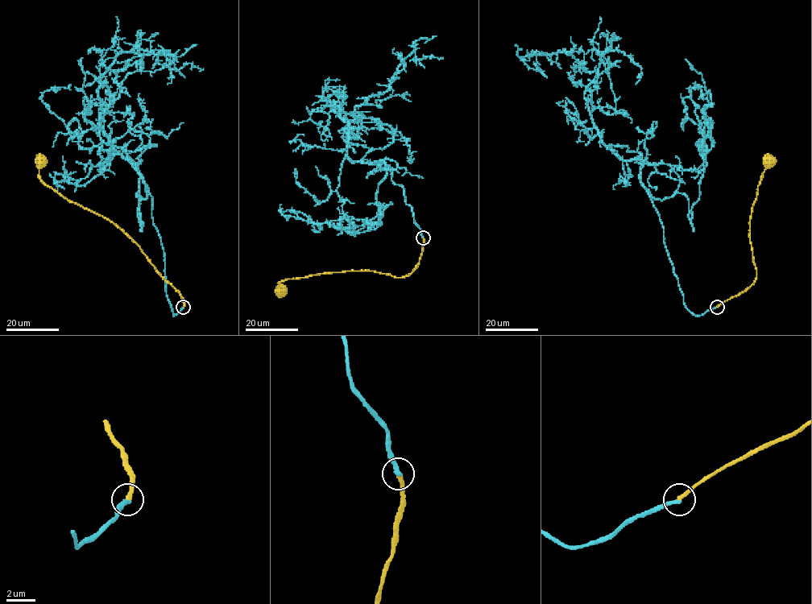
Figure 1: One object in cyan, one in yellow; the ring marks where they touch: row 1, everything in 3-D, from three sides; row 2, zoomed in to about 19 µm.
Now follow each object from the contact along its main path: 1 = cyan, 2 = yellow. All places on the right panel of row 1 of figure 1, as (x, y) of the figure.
1: (717, 307), (686, 308), (640, 154), (622, 160), (594, 126), (598, 72), (569, 53), (524, 58), (538, 71)
2: (717, 307), (745, 291), (756, 279), (749, 221), (758, 184), (769, 161)

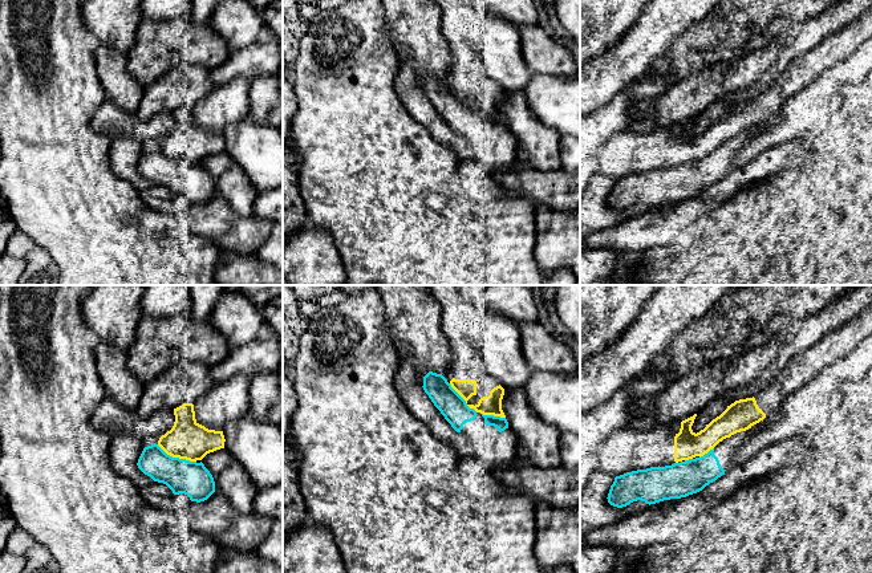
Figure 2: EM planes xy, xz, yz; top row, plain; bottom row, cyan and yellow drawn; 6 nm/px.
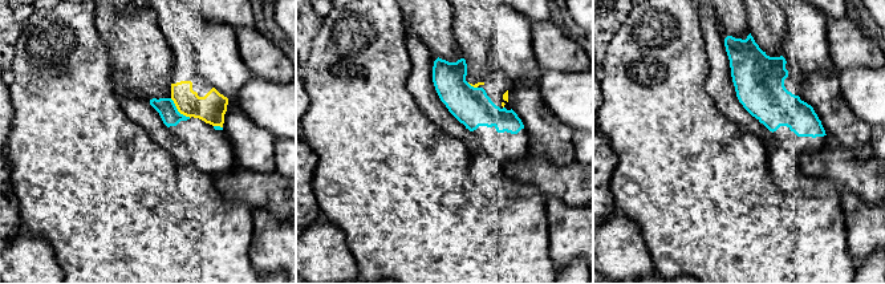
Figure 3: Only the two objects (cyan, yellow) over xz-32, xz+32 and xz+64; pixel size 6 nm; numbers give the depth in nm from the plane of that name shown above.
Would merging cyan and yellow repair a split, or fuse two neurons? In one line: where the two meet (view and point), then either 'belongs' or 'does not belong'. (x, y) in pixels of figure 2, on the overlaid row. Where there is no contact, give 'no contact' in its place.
contact xy (171, 456); belongs

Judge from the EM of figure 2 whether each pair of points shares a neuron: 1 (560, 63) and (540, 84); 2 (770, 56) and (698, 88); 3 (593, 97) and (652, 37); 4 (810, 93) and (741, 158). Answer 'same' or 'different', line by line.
1: different
2: same
3: same
4: same

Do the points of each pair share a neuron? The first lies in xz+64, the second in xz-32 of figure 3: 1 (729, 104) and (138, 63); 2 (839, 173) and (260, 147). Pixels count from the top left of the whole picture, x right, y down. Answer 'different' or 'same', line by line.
1: different
2: different

